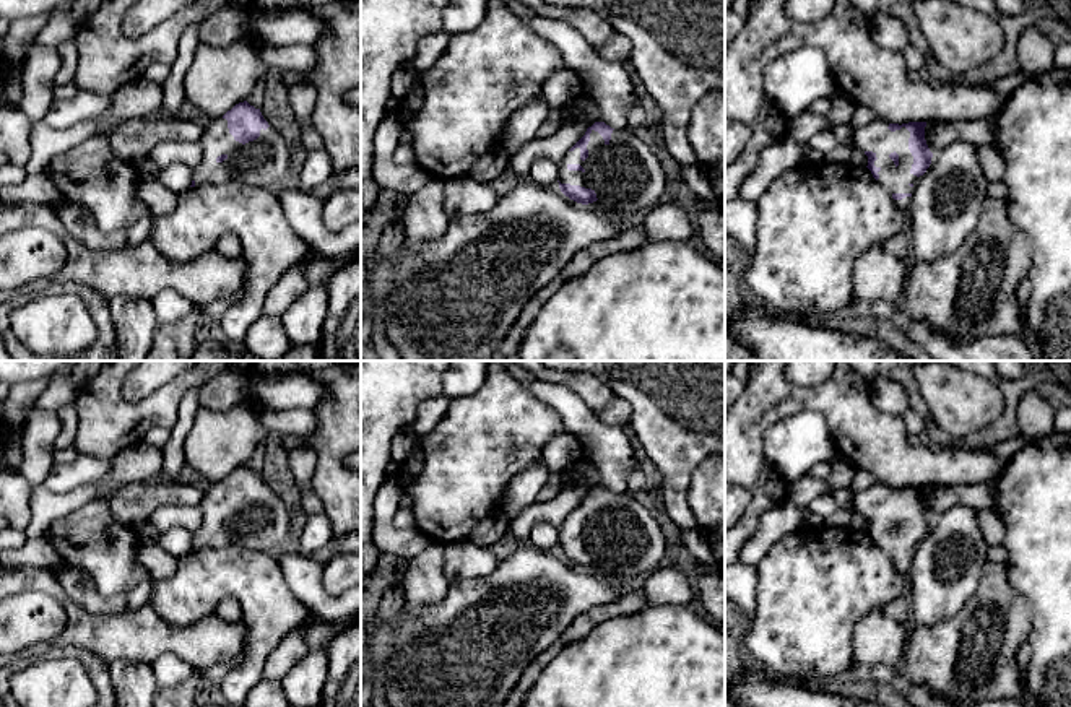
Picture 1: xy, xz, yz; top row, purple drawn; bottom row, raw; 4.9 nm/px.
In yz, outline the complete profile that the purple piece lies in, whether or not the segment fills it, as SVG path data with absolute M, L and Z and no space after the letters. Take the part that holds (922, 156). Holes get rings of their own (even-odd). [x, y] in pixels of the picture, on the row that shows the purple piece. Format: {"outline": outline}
{"outline": "M882 119L856 128L853 143L868 156L868 169L886 187L895 205L907 213L913 185L931 164L925 140L926 122L889 124Z"}

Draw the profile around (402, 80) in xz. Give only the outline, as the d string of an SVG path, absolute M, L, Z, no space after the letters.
M410 65L395 70L392 75L392 98L401 101L410 93L416 75L418 73Z

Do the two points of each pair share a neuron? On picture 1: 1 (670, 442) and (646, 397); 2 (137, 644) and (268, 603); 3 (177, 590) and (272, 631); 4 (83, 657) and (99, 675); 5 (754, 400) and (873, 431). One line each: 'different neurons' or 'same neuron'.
1: same neuron
2: different neurons
3: same neuron
4: same neuron
5: same neuron

